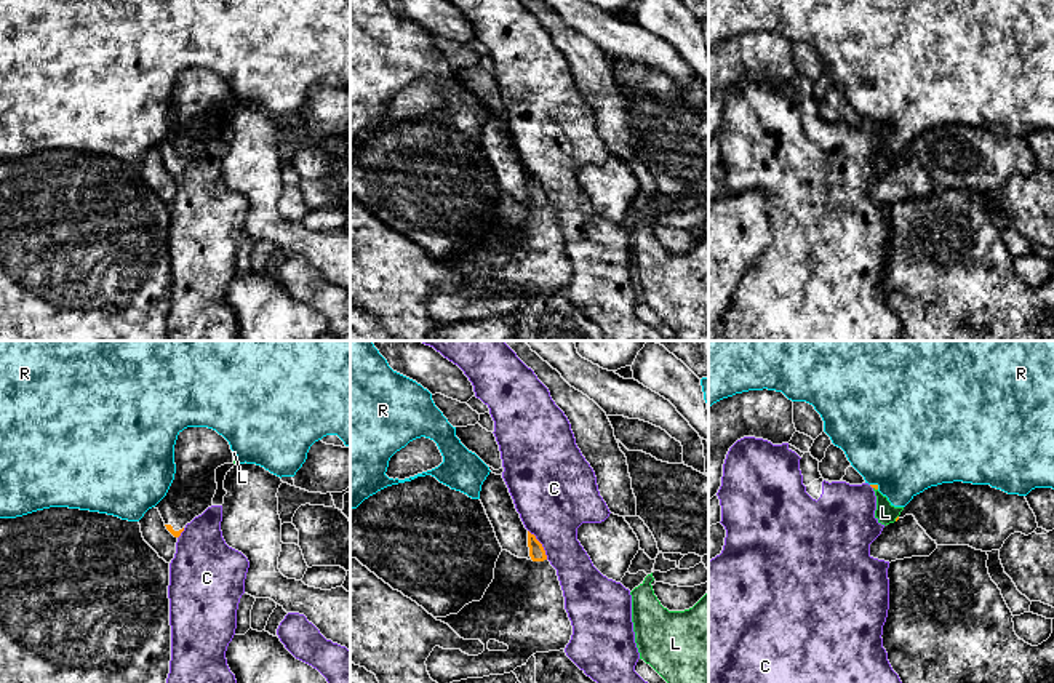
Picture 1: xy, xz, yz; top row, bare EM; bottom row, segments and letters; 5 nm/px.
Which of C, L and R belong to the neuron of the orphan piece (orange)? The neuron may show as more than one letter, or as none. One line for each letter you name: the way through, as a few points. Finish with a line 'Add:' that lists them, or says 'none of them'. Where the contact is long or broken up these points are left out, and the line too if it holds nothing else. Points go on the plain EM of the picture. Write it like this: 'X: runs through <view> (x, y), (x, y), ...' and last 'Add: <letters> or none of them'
Add: none of them

